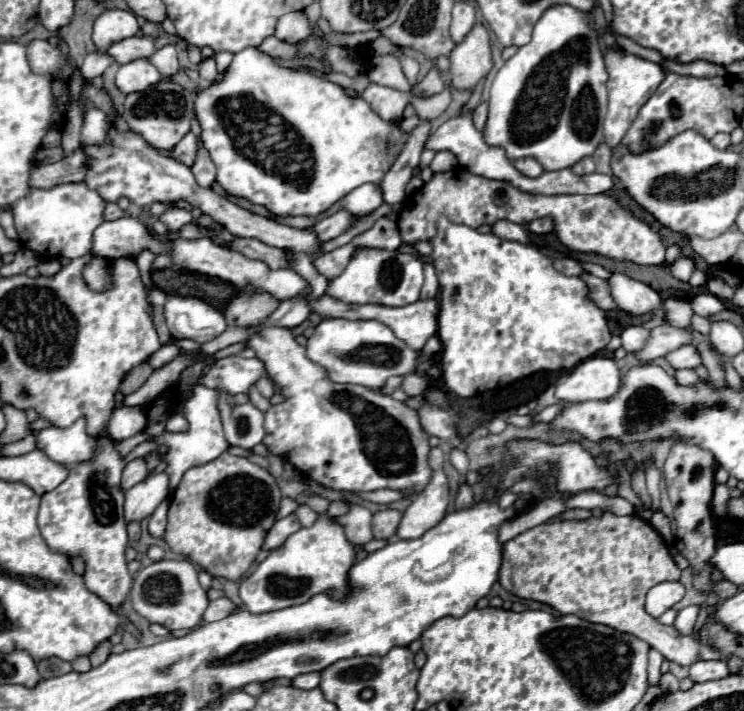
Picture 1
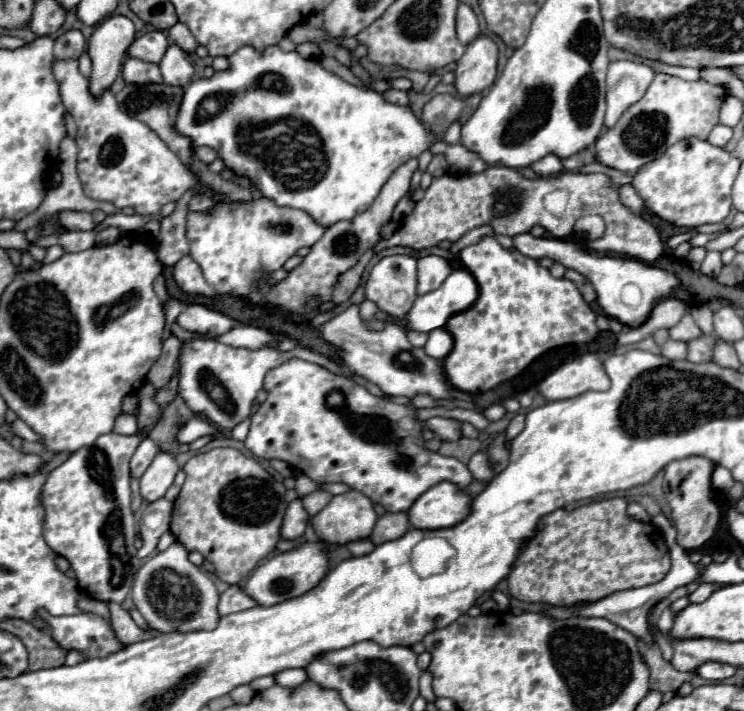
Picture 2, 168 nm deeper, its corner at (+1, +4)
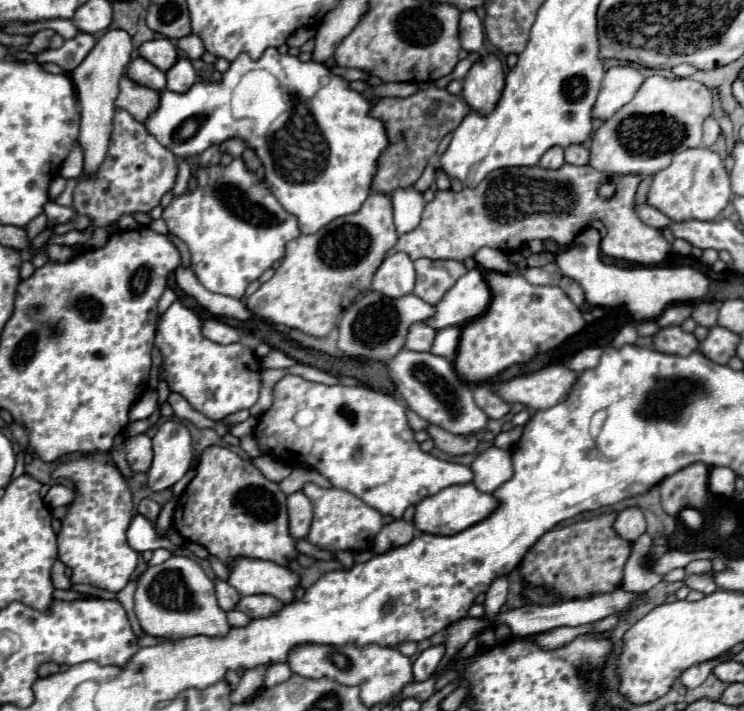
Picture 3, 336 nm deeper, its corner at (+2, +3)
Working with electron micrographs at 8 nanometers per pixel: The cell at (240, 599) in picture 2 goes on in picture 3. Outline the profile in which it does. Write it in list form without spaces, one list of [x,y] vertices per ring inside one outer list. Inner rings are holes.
[[[250,595],[242,597],[236,609],[244,611],[248,617],[268,617],[268,613],[276,613],[280,605],[284,605],[284,601],[276,601],[272,595]]]

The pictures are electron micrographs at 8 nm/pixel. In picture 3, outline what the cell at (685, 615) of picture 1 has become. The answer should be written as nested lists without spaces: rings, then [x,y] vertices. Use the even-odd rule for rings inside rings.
[[[698,573],[698,575],[688,575],[686,581],[684,581],[690,589],[696,589],[696,591],[702,591],[702,593],[714,593],[718,587],[716,583],[712,581],[712,573]]]

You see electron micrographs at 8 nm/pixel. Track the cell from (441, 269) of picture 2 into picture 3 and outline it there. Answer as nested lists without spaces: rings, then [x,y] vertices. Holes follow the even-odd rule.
[[[416,259],[414,267],[416,267],[414,293],[420,299],[424,299],[426,303],[432,303],[432,305],[436,305],[436,301],[440,301],[440,297],[444,297],[444,293],[448,289],[452,289],[452,285],[464,273],[468,273],[466,265],[460,263],[460,261]]]

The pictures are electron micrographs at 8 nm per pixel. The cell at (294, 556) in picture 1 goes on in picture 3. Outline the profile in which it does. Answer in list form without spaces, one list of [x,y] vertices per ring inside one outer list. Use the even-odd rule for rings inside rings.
[[[234,557],[230,561],[228,583],[240,595],[268,593],[288,603],[294,599],[292,589],[298,585],[298,575],[292,573],[288,567],[276,565],[272,561]]]

